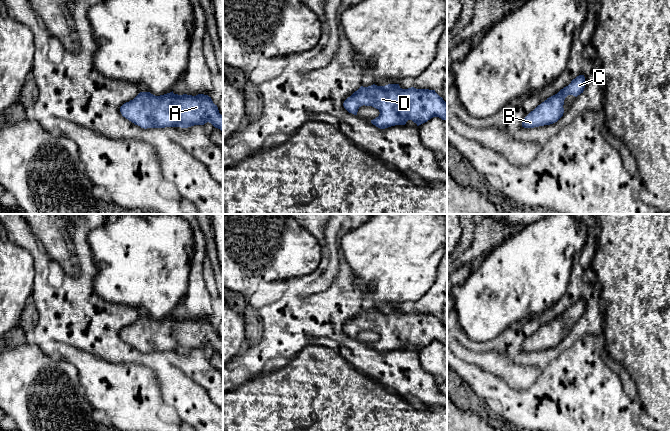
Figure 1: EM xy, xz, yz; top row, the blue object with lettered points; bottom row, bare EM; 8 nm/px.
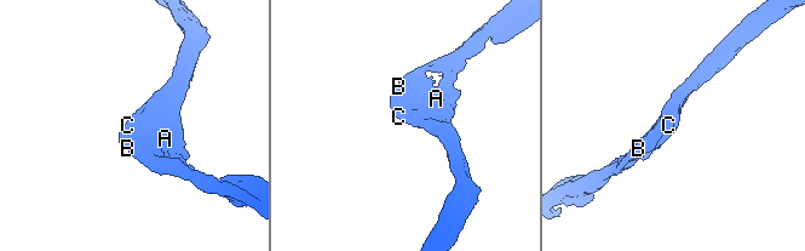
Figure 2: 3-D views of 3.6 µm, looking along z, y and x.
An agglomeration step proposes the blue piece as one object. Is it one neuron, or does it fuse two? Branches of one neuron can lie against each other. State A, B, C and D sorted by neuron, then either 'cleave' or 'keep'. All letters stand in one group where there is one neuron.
A B C D | keep

